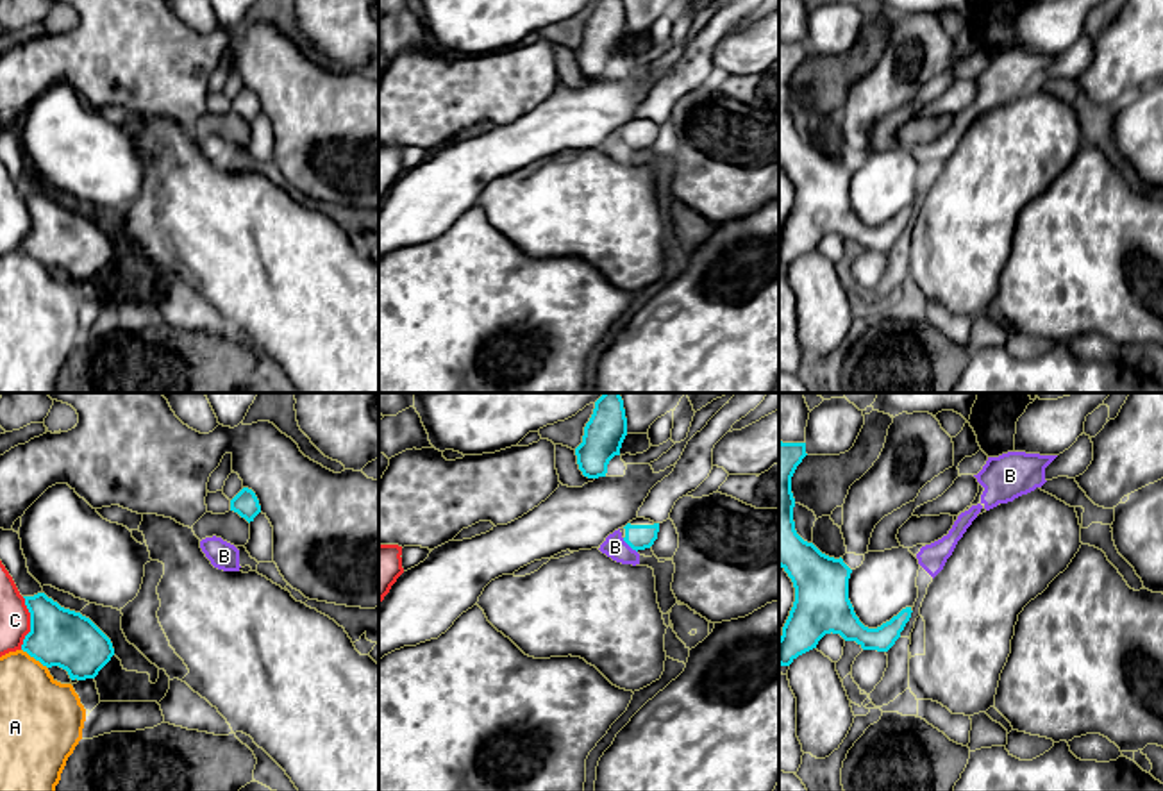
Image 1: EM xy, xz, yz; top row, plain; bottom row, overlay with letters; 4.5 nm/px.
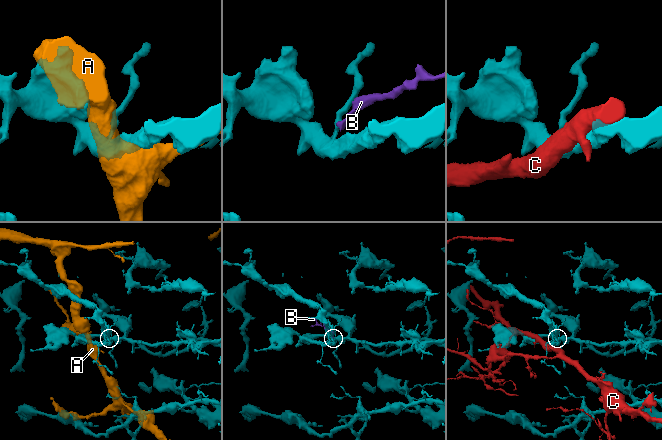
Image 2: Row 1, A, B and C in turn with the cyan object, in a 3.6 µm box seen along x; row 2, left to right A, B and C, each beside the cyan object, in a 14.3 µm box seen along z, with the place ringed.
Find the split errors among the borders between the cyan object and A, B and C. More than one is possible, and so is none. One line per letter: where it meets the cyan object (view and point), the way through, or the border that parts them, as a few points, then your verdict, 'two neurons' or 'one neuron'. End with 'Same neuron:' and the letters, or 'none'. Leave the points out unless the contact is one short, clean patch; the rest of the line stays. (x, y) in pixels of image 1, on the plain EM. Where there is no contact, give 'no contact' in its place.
A: meets cyan in xy at (34, 258); two neurons
B: meets cyan in xz at (629, 145); border along xz (622, 138), (636, 152); two neurons
C: meets cyan in xy at (31, 224); two neurons
Same neuron: none

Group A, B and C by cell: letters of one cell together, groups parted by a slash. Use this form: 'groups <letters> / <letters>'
groups A / B / C

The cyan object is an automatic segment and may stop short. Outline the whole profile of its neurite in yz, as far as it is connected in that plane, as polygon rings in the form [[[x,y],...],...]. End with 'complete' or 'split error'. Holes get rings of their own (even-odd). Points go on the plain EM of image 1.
[[[779,41],[779,166],[795,187],[795,202],[779,237],[779,264],[790,266],[831,232],[856,241],[863,250],[888,252],[913,211],[906,207],[877,229],[865,227],[849,200],[852,170],[841,157],[822,154],[797,134],[791,77],[806,55],[806,43]]]; complete

